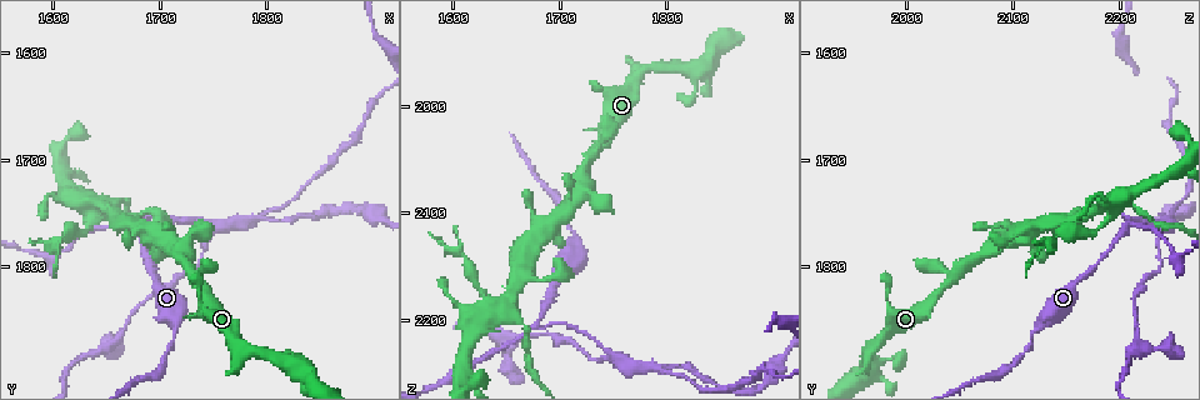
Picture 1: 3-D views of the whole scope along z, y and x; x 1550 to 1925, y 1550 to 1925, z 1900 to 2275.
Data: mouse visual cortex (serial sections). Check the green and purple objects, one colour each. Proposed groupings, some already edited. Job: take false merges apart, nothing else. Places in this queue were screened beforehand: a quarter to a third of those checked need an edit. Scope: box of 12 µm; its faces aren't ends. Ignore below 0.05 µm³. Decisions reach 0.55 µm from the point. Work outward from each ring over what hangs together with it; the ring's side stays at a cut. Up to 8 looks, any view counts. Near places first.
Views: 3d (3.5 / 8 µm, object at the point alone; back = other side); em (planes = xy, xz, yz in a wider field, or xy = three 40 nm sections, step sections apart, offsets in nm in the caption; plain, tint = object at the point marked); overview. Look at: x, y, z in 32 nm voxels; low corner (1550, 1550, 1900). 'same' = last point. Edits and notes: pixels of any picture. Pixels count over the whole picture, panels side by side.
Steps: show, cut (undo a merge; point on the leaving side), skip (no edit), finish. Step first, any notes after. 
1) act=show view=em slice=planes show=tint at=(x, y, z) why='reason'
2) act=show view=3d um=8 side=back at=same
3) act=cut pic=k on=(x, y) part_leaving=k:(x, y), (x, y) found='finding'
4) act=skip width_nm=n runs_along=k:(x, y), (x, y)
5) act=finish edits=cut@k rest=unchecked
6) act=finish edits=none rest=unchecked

act=show view=3d um=3.5 at=(1678, 1762, 2204) why='abrupt turn'

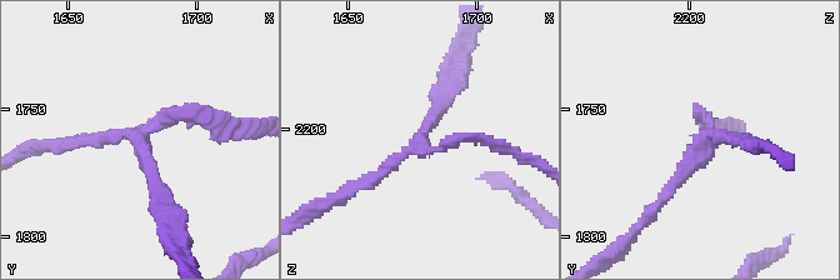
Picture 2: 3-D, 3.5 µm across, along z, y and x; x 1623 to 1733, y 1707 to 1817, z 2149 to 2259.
act=show view=em slice=xy step=5 show=tint at=(1678, 1763, 2205) arms=3 arm_widths_nm=150,200,200

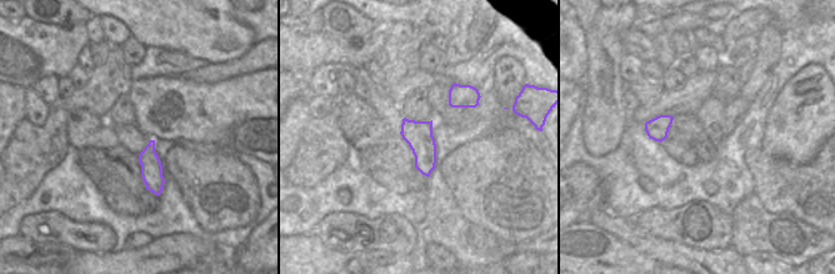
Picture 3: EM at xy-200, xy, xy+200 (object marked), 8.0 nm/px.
act=cut pic=2 on=(463, 138) part_leaving=2:(140, 140), (171, 114), (248, 125) found='a second cell is stuck on'

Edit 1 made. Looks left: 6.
act=show view=3d um=3.5 side=back at=(1712, 1768, 2098) why='abrupt turn'

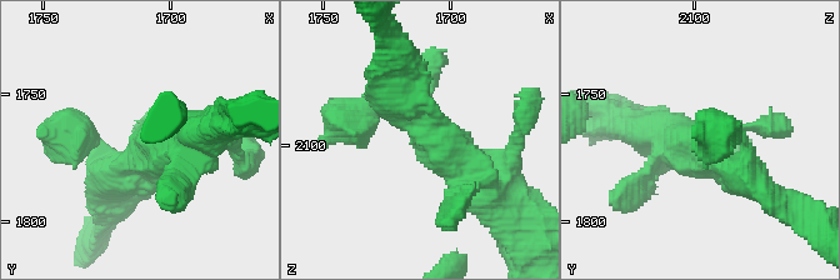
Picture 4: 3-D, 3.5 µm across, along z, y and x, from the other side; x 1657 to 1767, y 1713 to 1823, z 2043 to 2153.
act=show view=em slice=xy step=5 show=tint at=(1711, 1768, 2099) why='shape alone is not enough'

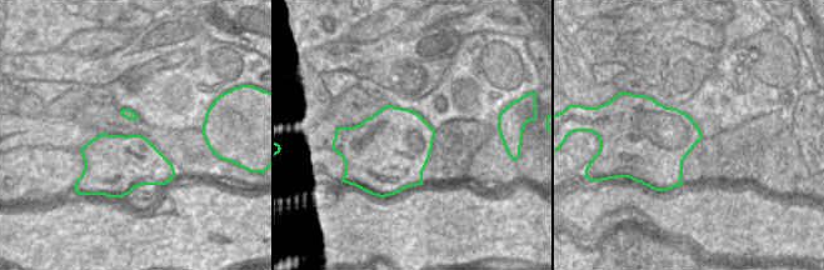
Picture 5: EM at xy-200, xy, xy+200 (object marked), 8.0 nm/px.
act=show view=em slice=xy step=3 show=tint at=same why='cut it another way'

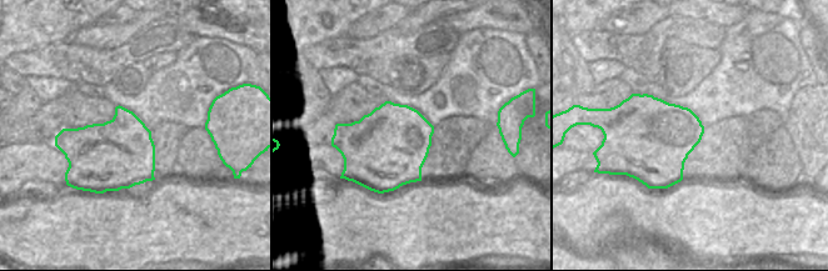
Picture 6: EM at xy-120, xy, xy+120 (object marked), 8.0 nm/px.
act=skip runs_along=4:(115, 179), (153, 125) found='one cell here'

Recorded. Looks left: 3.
act=show view=3d um=3.5 side=back at=(1610, 1772, 2142) why='thin neck'

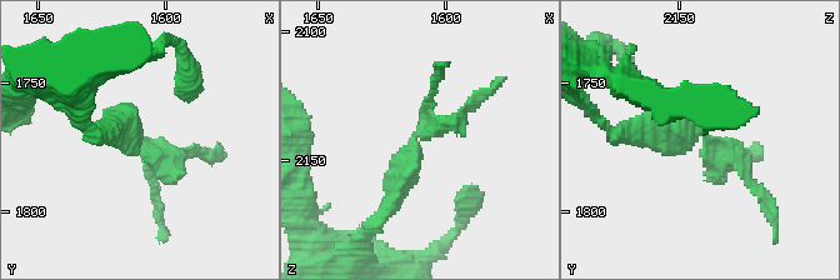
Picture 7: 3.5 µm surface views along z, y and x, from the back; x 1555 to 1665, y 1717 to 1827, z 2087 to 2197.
act=show view=em slice=xy step=1 show=tint at=(1609, 1770, 2140)

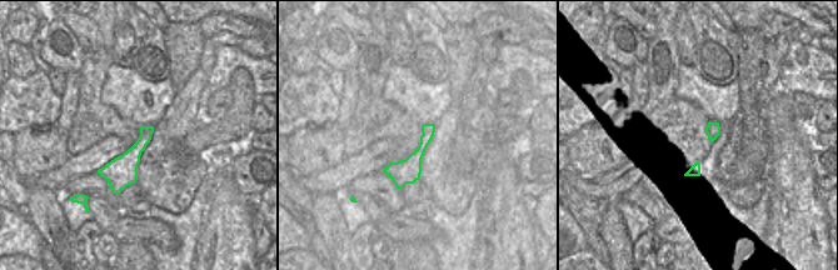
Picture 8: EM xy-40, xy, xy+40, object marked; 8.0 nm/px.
act=cut pic=7 on=(156, 175) part_leaving=7:(145, 145), (160, 156), (226, 153) found='two cells meet here'

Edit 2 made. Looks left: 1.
act=finish edits=cut@2,cut@7 rest=unchecked

